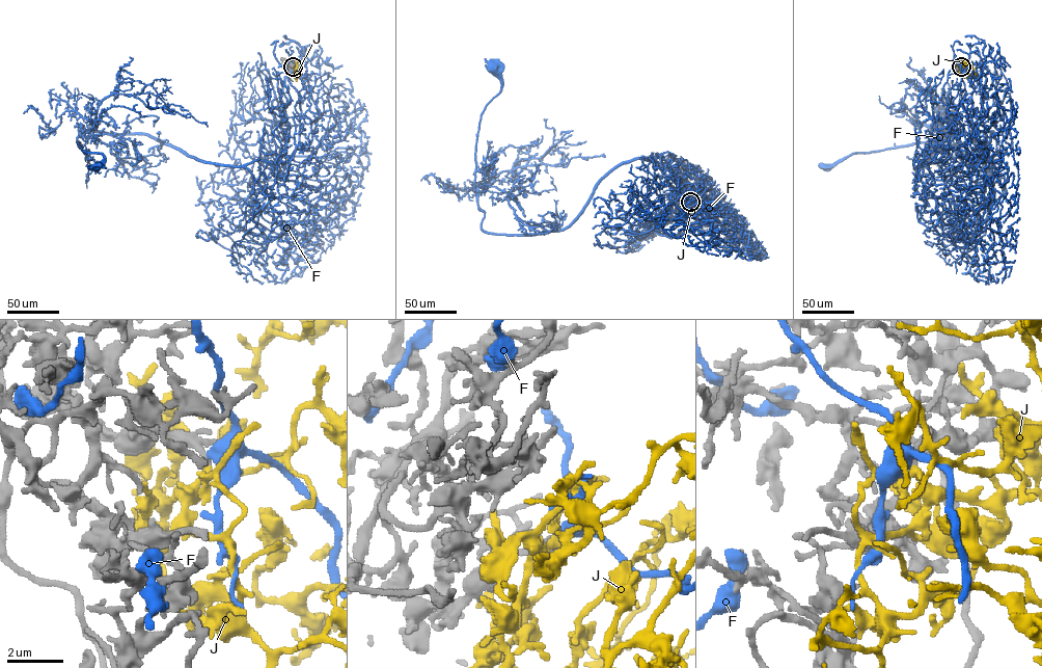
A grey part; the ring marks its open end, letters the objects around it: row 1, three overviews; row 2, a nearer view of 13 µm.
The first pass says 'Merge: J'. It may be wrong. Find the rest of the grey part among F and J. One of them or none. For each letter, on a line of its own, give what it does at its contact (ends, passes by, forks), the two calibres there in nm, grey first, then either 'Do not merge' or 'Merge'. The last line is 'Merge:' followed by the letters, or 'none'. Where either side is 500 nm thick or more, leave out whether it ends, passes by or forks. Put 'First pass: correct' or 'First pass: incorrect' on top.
First pass: correct
F: Thickness 200 nm (grey) against 550 nm. Do not merge
J: It passes by. Thickness 180 nm (grey) against 240 nm. Merge
Merge: J

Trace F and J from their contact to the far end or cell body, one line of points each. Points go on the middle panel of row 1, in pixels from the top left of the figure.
F: (690, 202), (696, 189), (669, 167), (633, 159), (564, 229), (486, 233), (475, 147), (500, 89), (493, 67)
J: (690, 202), (688, 208), (694, 215), (690, 216)

